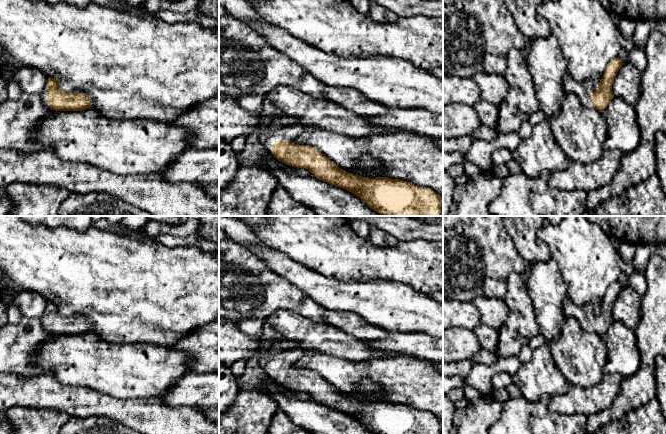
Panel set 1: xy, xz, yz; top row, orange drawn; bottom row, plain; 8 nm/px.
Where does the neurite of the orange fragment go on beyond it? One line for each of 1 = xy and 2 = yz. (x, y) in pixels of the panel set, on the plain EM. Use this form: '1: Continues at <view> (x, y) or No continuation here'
1: No continuation here
2: Continues at yz (571, 310)

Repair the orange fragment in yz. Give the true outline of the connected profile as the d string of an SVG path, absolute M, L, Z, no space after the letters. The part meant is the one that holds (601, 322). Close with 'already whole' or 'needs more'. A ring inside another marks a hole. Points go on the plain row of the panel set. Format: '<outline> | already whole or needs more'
M619 281L613 283L606 291L599 313L594 316L591 316L585 308L575 305L567 297L563 303L564 315L566 318L575 318L586 331L593 331L602 336L614 322L612 308L623 288Z | needs more

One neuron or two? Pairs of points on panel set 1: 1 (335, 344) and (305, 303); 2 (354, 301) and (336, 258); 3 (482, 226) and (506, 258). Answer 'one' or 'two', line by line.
1: two
2: two
3: one

